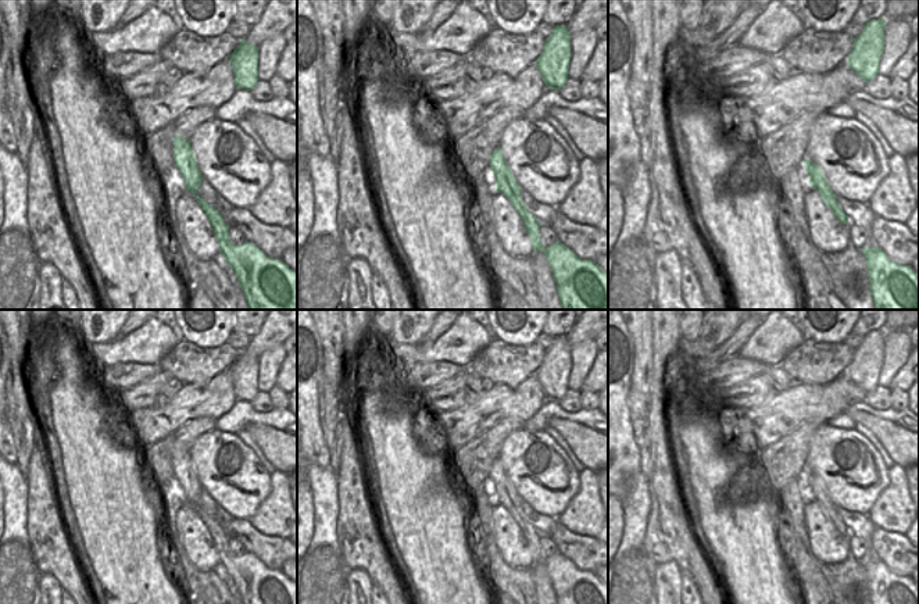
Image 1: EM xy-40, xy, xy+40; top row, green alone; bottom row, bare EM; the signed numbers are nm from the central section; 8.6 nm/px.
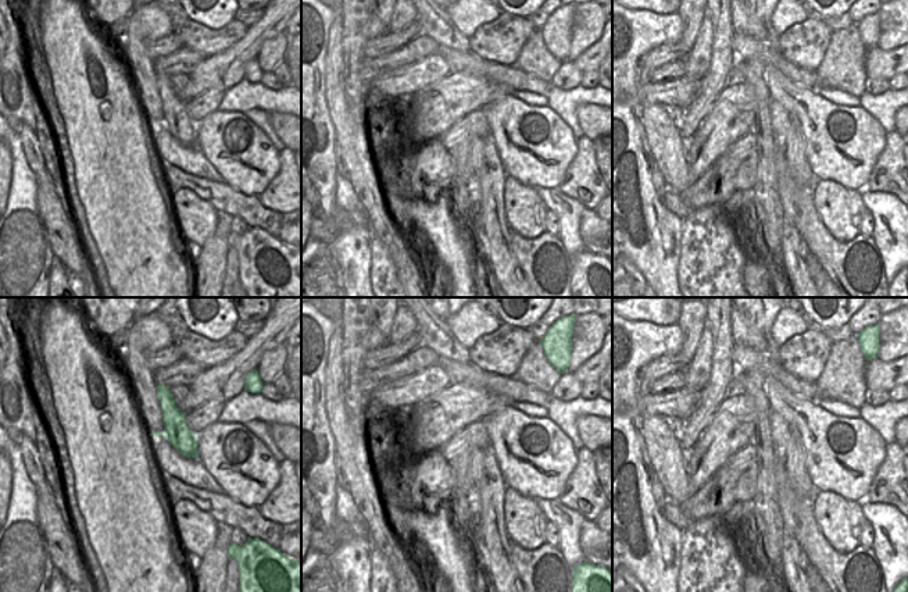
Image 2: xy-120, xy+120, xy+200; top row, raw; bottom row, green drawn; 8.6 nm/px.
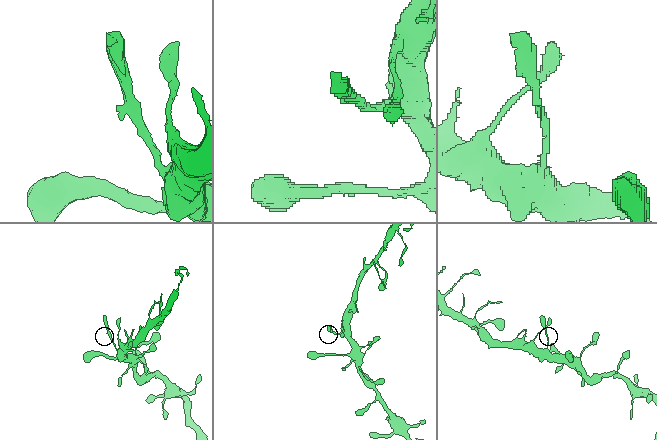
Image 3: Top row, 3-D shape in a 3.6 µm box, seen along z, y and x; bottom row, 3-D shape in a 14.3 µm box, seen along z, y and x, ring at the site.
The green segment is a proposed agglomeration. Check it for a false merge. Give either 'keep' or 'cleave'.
keep

